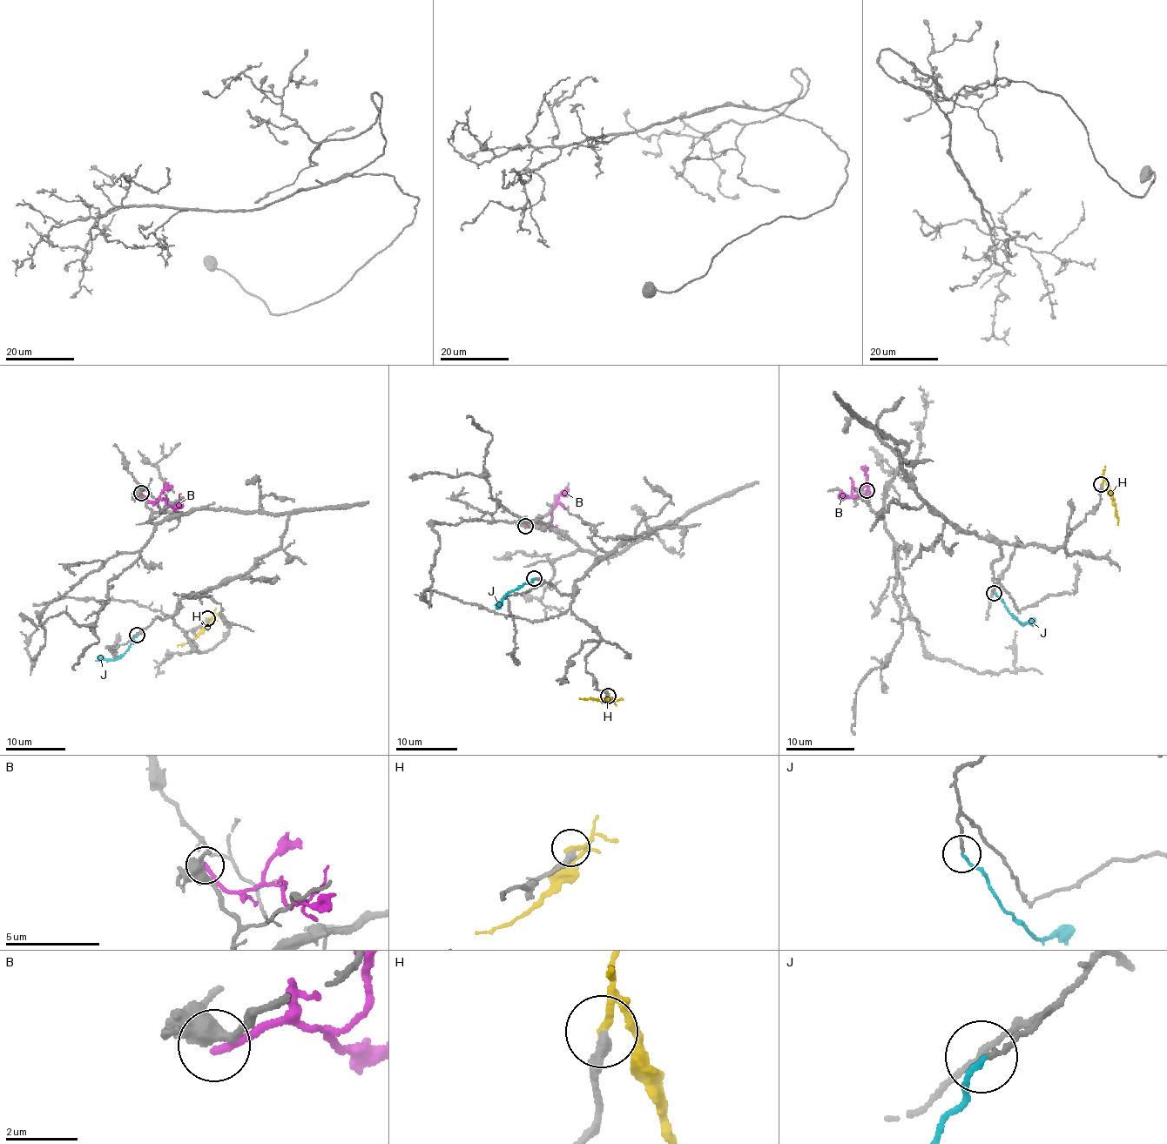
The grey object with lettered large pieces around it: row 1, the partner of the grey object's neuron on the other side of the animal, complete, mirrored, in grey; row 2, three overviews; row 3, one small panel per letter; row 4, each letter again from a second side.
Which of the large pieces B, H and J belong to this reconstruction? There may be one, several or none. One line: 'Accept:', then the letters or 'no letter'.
Accept: J

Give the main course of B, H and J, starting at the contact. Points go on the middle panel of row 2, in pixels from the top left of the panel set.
B: (525, 526), (535, 521), (549, 523), (557, 500), (569, 488)
H: (607, 696), (611, 699), (579, 697)
J: (534, 578), (508, 595), (497, 609)

